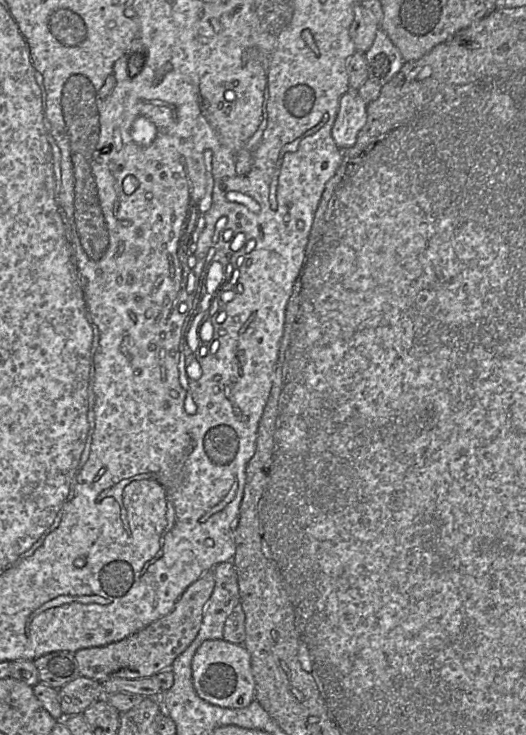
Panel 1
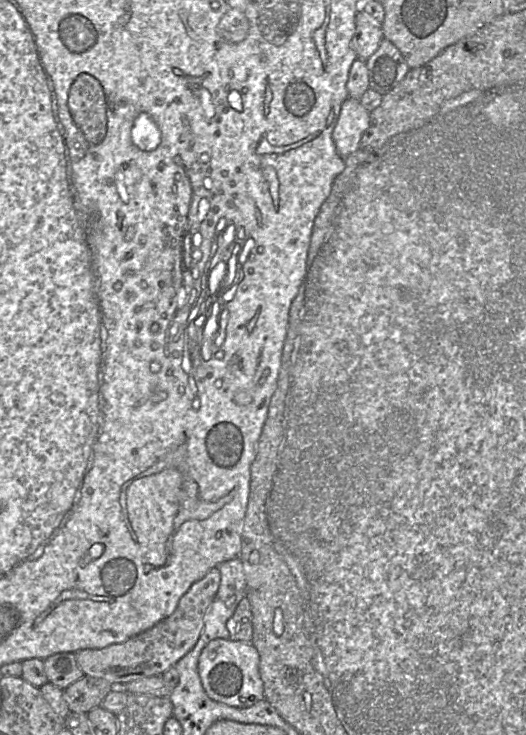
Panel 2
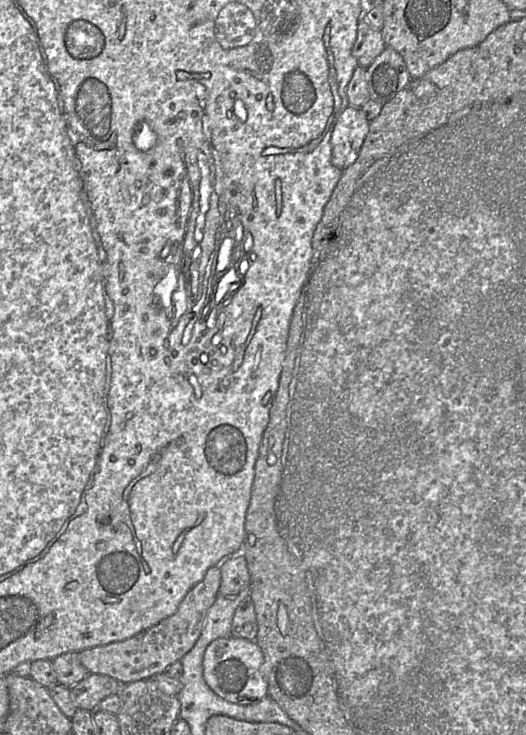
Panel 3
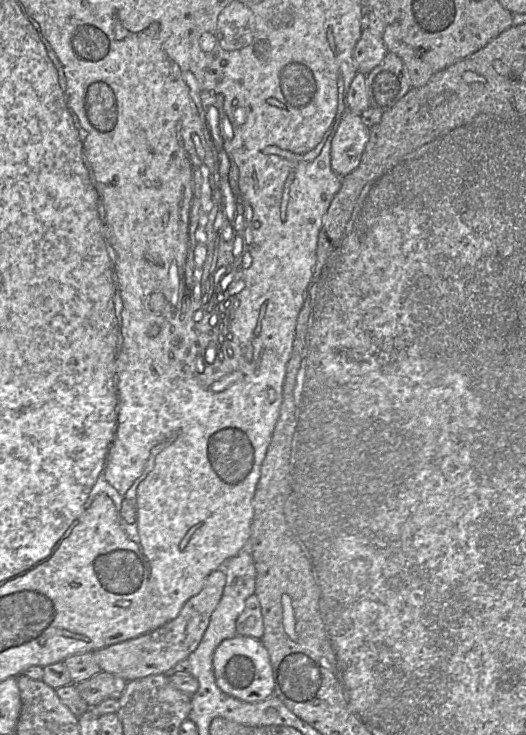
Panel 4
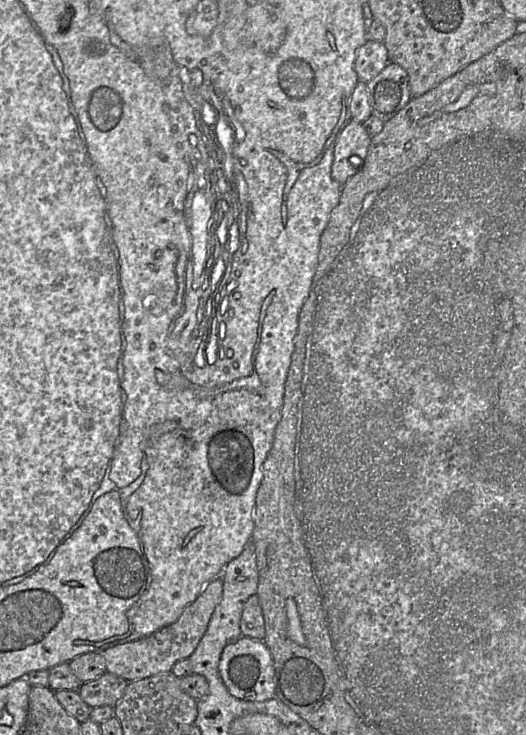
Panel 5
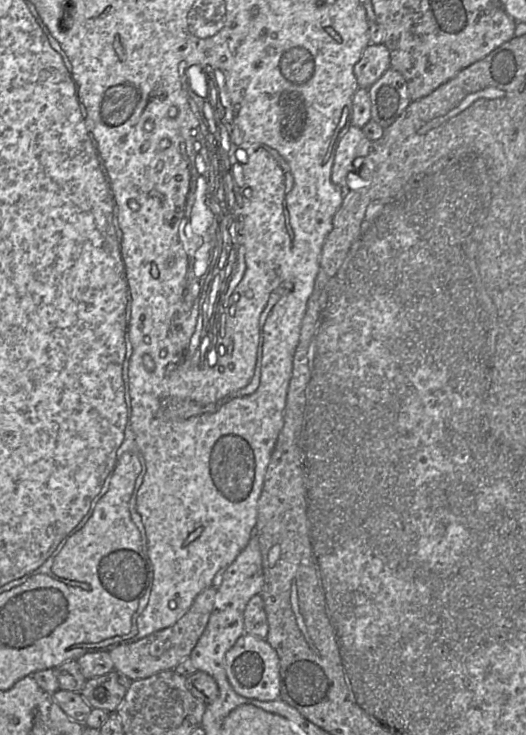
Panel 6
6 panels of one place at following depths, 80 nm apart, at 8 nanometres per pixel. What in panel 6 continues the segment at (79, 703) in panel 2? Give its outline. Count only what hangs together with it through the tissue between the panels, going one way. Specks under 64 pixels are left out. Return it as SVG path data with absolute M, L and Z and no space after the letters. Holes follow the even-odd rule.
M113 670L102 676L87 679L80 693L92 708L115 712L132 681L123 673Z

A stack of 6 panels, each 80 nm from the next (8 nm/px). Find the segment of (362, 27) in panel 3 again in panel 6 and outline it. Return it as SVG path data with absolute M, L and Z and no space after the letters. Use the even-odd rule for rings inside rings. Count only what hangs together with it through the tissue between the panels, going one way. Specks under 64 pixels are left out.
M370 43L354 66L359 87L368 89L390 67L390 54L386 45Z

